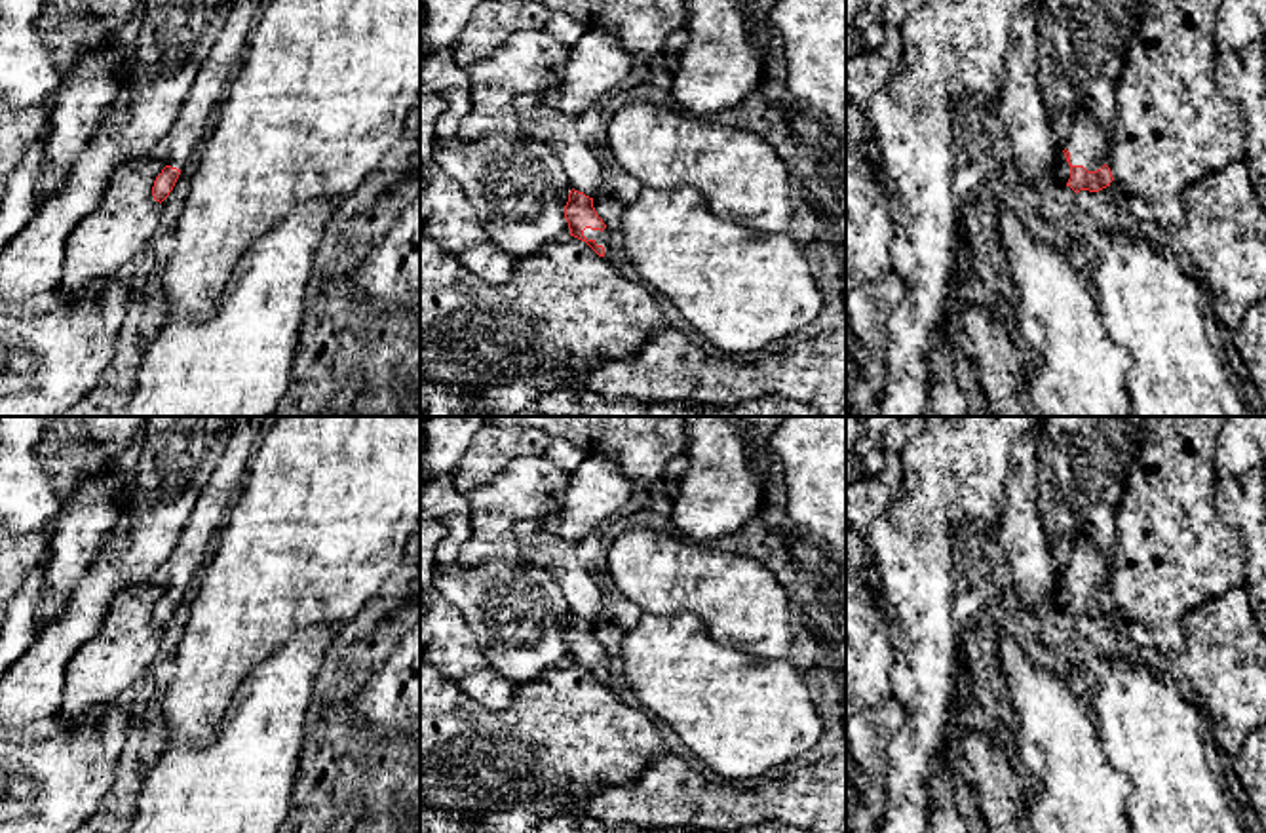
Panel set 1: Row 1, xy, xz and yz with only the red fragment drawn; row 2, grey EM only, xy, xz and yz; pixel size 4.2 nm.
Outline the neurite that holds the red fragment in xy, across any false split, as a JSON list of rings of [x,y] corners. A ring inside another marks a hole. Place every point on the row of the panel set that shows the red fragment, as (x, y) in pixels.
[[[262,0],[232,2],[226,13],[226,23],[221,29],[211,53],[201,65],[173,127],[158,145],[158,156],[167,165],[156,177],[152,186],[156,202],[162,203],[169,196],[181,169],[188,162],[194,146],[207,131],[207,124],[226,97],[228,82],[243,59],[260,2]]]

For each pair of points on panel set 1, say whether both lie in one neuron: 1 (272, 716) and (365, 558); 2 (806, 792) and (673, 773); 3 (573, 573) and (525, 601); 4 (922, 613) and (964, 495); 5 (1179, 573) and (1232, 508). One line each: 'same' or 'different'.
1: different
2: same
3: different
4: same
5: different

